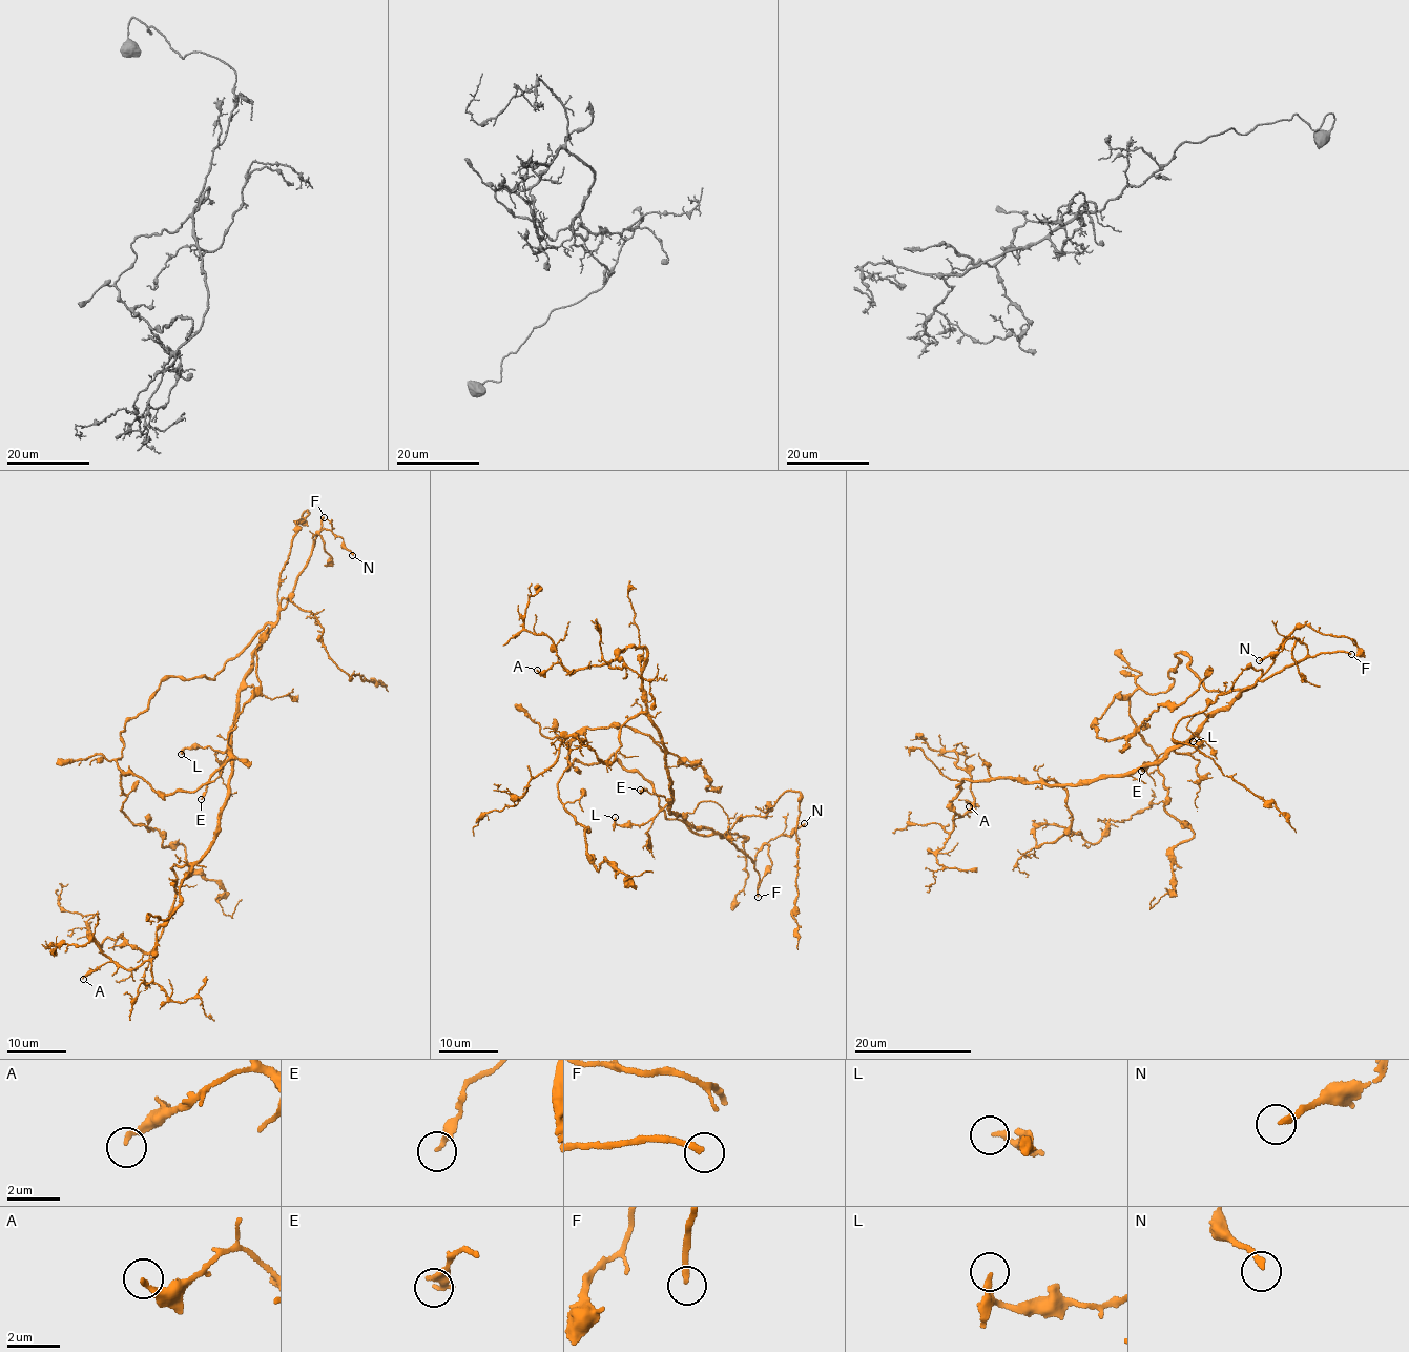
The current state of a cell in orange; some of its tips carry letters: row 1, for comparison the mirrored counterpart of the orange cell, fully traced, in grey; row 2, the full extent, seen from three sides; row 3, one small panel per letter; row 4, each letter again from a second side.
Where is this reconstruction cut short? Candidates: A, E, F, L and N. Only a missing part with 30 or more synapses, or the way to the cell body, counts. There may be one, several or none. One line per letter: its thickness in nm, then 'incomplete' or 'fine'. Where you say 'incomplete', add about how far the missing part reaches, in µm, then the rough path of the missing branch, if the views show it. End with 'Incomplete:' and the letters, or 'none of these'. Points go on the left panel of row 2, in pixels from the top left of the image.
A: calibre 180 nm; fine
E: calibre 170 nm; fine
F: calibre 200 nm; incomplete; missing 70 µm; course (324, 517), (325, 506), (333, 507), (319, 513), (357, 503), (354, 484), (342, 477), (346, 490), (355, 495)
L: calibre 170 nm; fine
N: calibre 220 nm; fine
Incomplete: F

